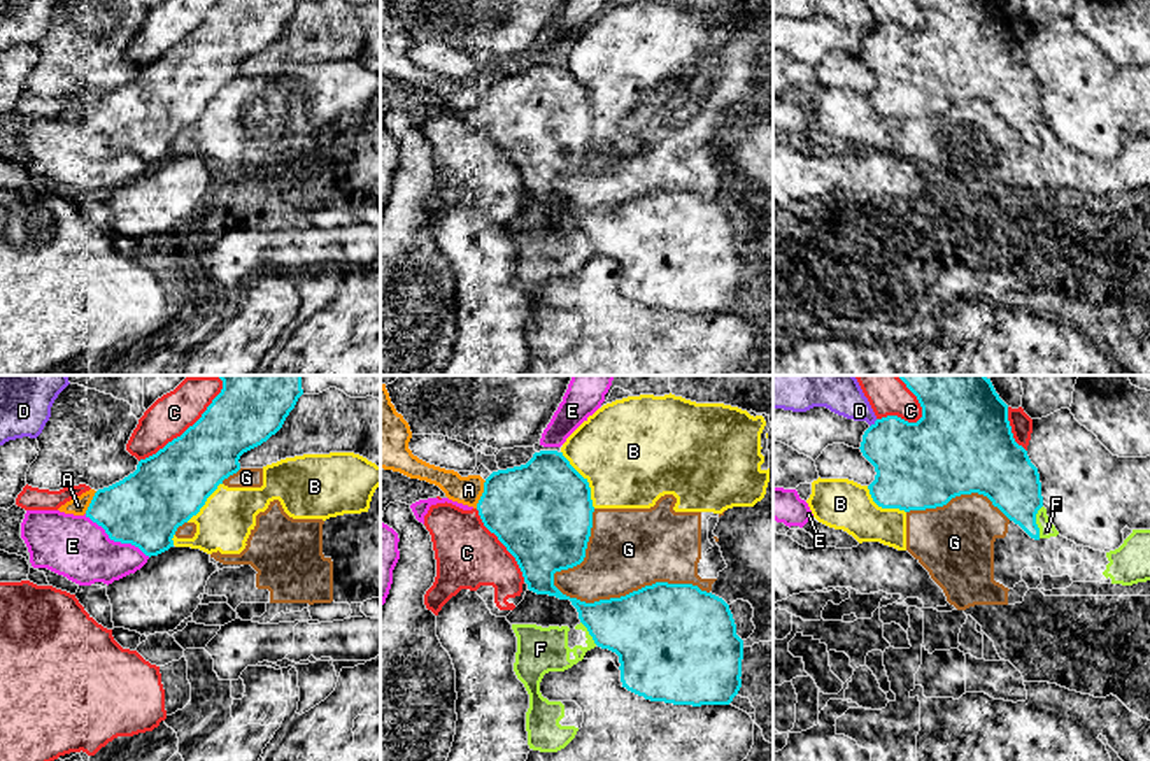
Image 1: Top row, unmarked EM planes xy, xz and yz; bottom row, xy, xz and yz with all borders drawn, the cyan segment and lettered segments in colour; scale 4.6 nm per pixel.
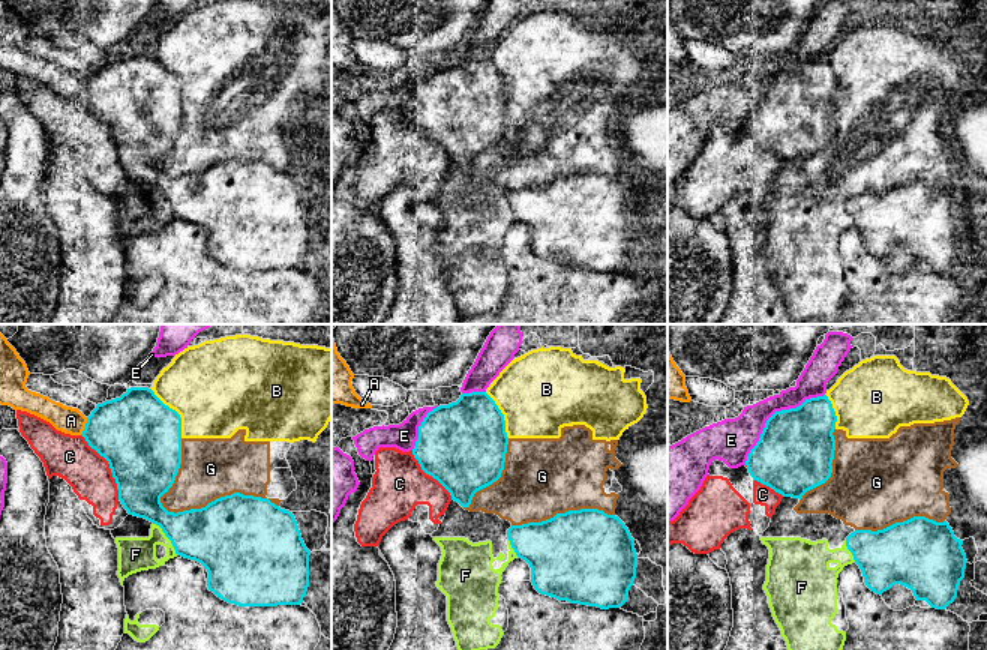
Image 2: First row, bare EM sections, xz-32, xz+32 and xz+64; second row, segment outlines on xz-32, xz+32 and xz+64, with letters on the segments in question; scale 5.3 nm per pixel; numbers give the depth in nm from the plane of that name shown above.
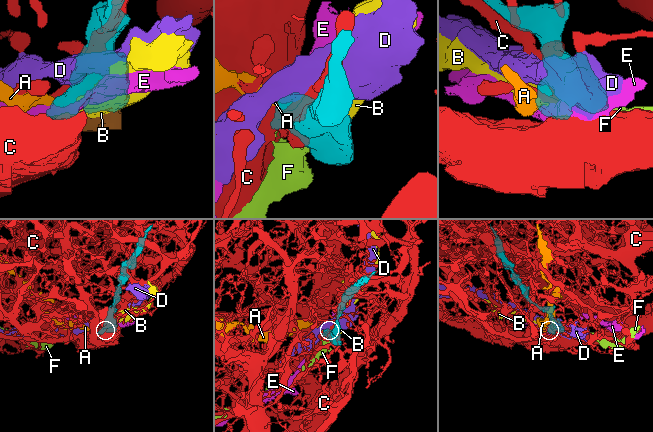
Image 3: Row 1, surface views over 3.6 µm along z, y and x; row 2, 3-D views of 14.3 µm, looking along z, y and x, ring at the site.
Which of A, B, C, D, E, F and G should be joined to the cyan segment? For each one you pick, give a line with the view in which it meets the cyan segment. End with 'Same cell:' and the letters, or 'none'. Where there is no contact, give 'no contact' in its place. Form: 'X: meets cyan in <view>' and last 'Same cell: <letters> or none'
Same cell: none

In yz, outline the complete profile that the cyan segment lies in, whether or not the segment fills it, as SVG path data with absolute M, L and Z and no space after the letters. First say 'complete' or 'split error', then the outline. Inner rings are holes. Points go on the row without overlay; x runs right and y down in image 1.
complete | M913 0L922 14L922 25L908 30L898 23L877 26L862 42L861 60L875 74L875 88L868 93L873 109L882 116L926 117L947 112L961 102L987 103L1010 128L1031 146L1040 147L1036 121L1043 114L1038 75L1027 58L1013 46L1008 12L997 0Z

